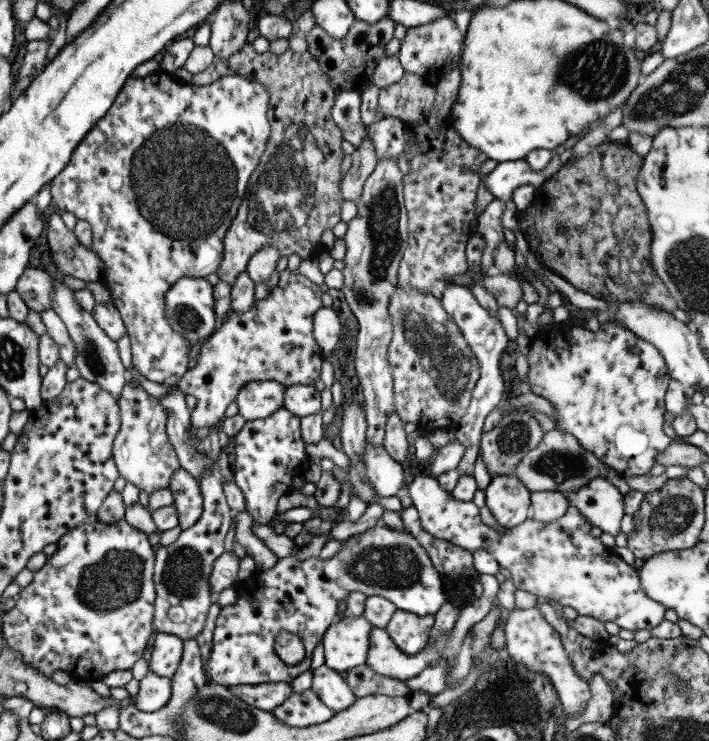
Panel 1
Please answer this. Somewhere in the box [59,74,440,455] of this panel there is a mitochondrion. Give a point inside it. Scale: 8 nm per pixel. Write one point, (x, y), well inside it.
(190, 177)

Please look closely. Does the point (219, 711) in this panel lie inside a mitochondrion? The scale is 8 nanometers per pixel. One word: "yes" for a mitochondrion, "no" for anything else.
yes

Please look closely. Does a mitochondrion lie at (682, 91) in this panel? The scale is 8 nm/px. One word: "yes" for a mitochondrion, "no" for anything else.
yes

